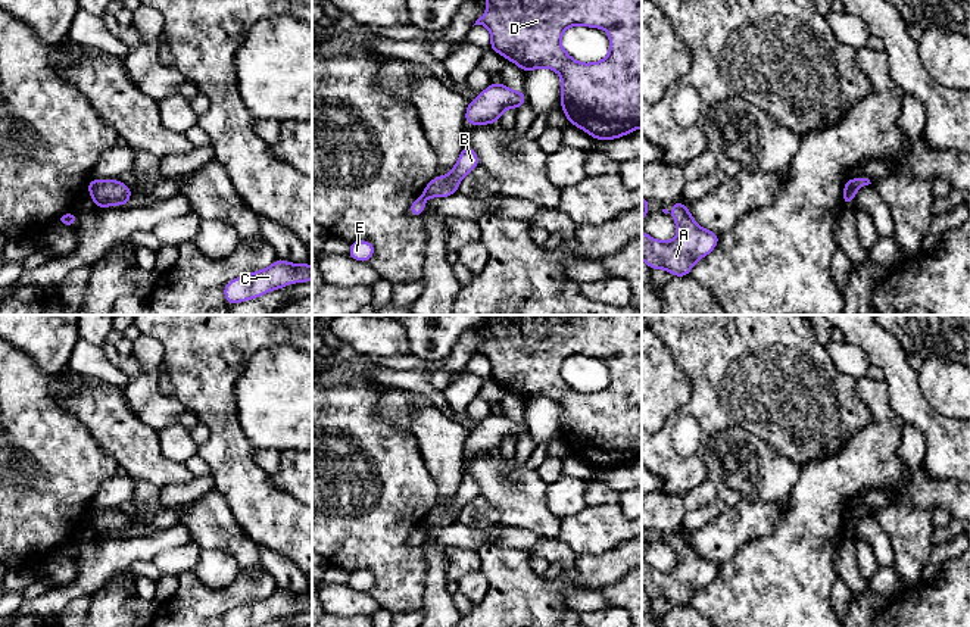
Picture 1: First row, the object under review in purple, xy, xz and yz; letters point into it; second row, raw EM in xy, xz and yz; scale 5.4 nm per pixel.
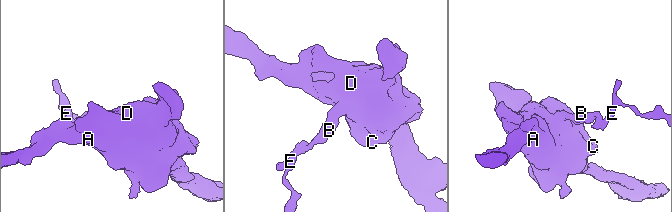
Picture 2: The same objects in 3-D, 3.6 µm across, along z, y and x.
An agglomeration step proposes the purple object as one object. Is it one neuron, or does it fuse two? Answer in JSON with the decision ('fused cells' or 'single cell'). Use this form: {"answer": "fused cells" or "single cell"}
{"answer": "fused cells"}

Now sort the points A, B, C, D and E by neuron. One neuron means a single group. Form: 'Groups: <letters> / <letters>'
Groups: A B C D / E

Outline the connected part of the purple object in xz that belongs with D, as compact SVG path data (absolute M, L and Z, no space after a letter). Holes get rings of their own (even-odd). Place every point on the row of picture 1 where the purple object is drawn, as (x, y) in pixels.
M486 0L489 10L481 15L474 25L484 25L492 32L489 47L505 59L518 65L524 74L536 68L549 68L558 72L562 78L561 84L561 109L567 115L567 121L590 134L596 141L614 140L642 128L642 0ZM573 25L584 25L590 28L601 28L609 32L609 54L606 59L595 63L580 63L574 60L561 46L562 32Z

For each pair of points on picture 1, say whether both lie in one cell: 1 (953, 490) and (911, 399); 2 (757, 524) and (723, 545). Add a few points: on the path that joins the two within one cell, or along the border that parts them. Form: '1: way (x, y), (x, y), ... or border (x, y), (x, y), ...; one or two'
1: border (926, 470), (932, 476), (954, 480); two
2: way (748, 524), (744, 524), (732, 536); one

